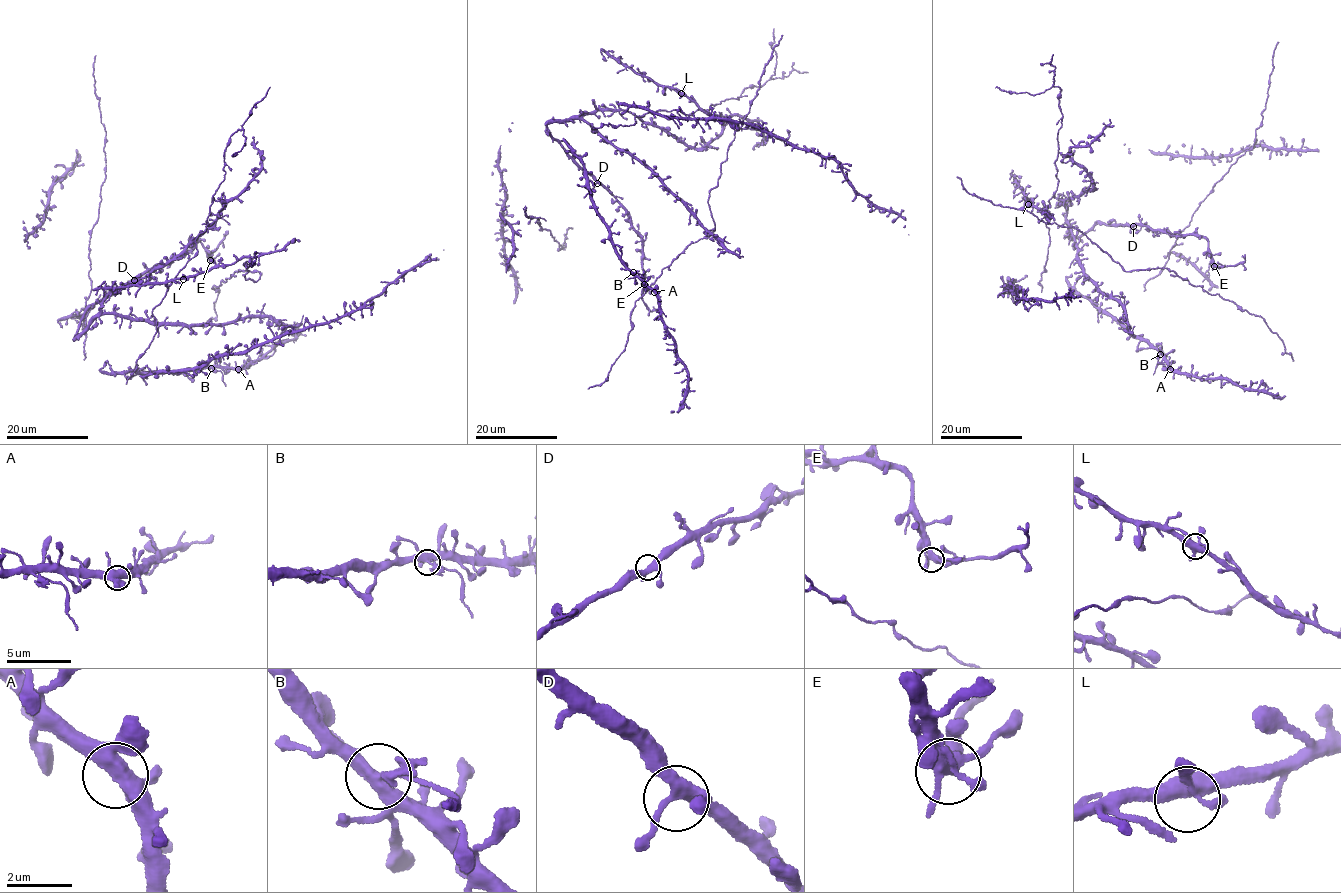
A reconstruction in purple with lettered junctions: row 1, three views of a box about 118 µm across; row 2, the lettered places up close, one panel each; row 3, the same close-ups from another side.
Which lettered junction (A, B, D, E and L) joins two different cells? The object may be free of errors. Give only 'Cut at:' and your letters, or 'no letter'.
Cut at: B

